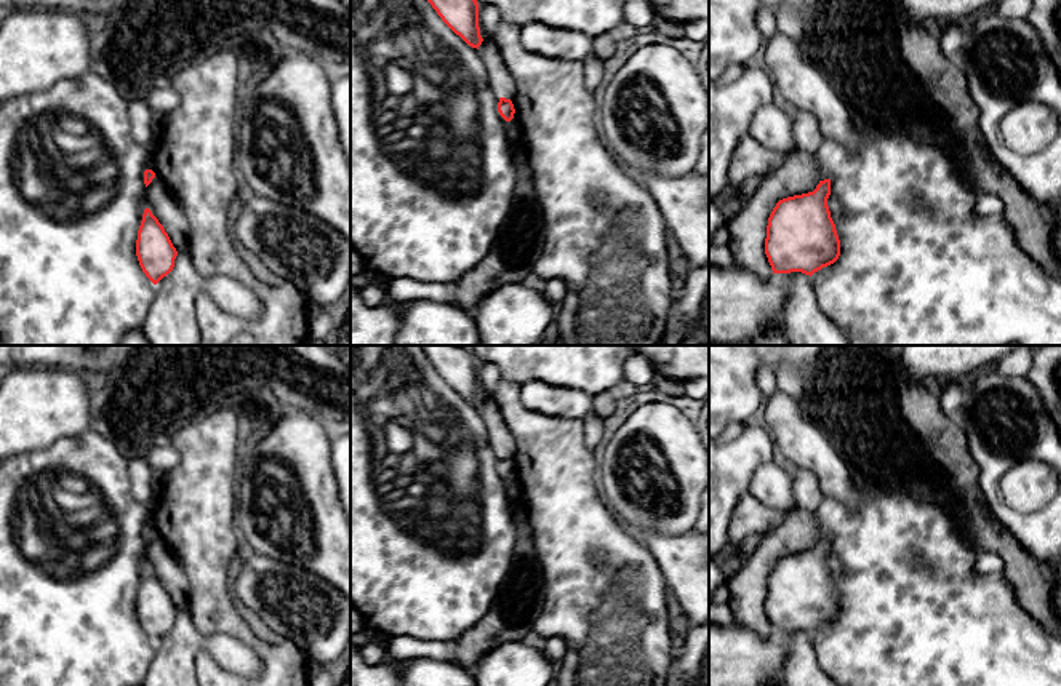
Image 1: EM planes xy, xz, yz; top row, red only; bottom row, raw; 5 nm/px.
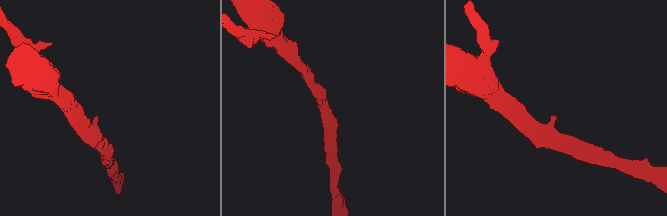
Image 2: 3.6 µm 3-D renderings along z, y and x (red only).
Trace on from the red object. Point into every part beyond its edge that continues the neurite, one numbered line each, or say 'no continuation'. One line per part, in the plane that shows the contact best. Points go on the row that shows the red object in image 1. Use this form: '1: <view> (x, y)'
no continuation

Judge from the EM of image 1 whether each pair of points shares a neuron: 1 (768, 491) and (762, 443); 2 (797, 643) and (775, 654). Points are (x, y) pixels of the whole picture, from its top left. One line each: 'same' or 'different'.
1: different
2: different

